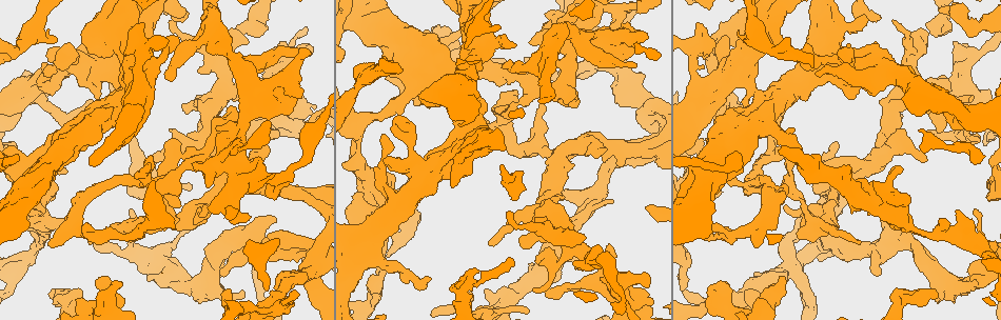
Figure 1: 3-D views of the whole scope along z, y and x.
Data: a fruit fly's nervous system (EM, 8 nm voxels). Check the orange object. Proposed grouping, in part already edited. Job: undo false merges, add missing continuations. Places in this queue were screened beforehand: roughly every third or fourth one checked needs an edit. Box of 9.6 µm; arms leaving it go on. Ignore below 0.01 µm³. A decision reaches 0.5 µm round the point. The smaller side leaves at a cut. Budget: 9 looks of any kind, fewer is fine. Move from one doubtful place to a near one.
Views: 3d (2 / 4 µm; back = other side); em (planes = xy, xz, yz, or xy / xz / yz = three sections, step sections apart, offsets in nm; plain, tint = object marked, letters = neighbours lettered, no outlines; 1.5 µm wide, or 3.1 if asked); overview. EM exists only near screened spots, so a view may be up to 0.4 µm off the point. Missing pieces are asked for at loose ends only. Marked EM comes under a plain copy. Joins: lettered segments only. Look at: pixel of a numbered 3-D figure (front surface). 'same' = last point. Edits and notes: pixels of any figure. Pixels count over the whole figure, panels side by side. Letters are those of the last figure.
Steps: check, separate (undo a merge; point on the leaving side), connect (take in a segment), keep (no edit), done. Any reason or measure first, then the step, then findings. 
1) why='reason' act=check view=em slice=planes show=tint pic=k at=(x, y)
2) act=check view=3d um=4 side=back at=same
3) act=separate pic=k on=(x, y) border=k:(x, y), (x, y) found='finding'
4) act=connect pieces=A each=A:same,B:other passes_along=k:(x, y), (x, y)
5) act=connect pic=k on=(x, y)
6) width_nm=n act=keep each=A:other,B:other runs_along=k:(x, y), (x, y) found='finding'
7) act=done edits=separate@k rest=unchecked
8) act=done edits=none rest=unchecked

why='an open end' act=check view=em slice=planes show=letters pic=1 at=(798, 233)

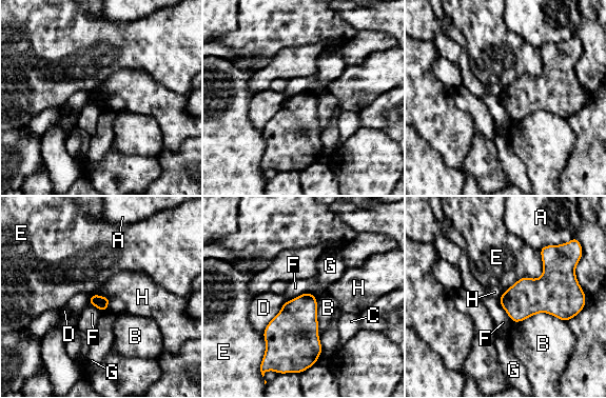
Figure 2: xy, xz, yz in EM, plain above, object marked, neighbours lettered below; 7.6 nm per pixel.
act=keep each=A:other,B:other,C:other,D:other,E:other,F:other,G:other,H:other border=2:(94, 293), (111, 299) found='none of them fits'

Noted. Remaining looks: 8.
why='sharp bend' act=check view=em slice=planes show=letters pic=1 at=(697, 51)

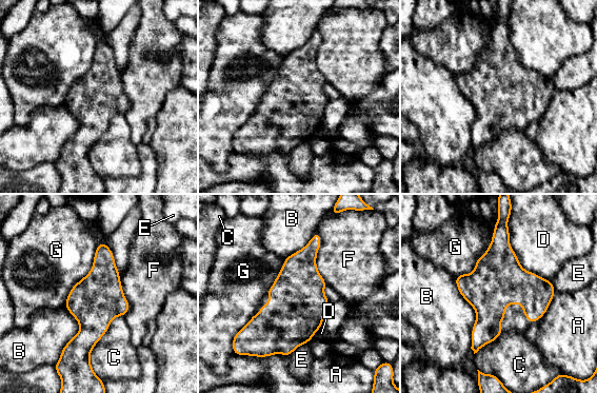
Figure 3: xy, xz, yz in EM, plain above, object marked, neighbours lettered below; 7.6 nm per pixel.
longest_contact=G:600nm act=keep each=A:other,B:other,C:other,D:other,E:other,F:other,G:other found='continuous, no second neuron'

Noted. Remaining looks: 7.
why='arms part here' act=check view=em slice=planes show=letters pic=1 at=(237, 68)

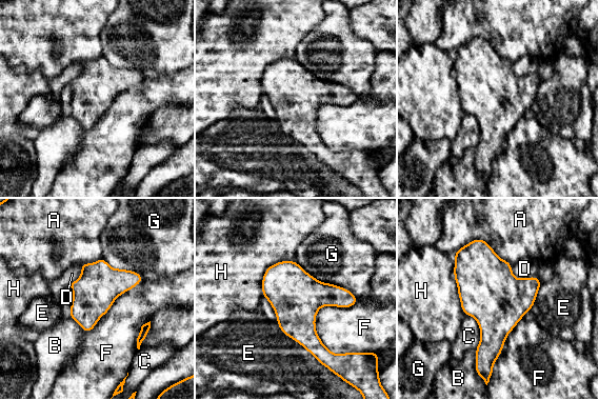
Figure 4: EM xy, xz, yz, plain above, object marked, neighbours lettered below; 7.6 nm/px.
act=keep each=A:other,B:other,C:other,D:other,E:other,F:other,G:other,H:other border=4:(465, 315), (478, 324), (475, 350) found='continuous, no second neuron'

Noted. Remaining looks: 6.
why='an open end' act=check view=3d um=2 pic=1 at=(196, 102)

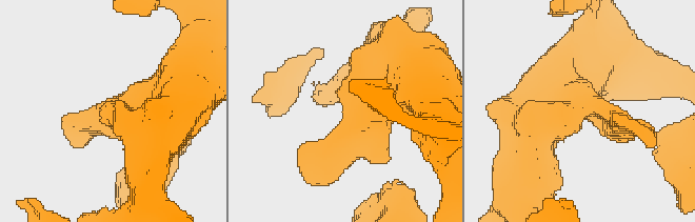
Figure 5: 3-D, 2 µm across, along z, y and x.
why='now the EM' act=check view=em slice=planes show=letters pic=5 at=(345, 104)

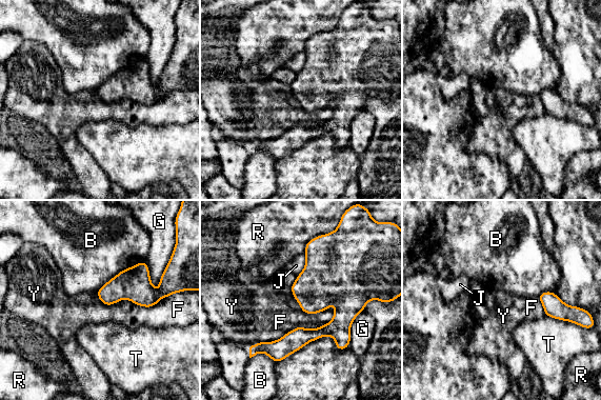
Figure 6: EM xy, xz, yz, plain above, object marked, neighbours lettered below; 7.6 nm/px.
width_nm=170 act=keep each=B:other,F:other,G:other,J:other,R:other,T:other,Y:other border=6:(289, 287), (293, 297), (301, 310) found='no lettered segment goes on from it'

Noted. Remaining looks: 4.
act=done edits=none rest=unchecked

